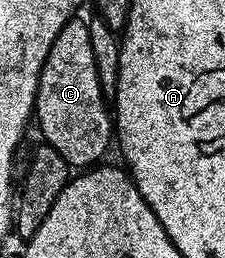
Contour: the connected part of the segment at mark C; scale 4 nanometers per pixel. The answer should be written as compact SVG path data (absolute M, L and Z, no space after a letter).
M74 17L59 29L59 35L51 45L51 51L47 53L47 61L41 70L39 85L37 86L37 106L35 108L35 123L41 126L41 135L48 146L56 149L70 168L89 169L100 164L109 147L109 139L114 138L115 123L111 118L111 107L107 102L107 96L100 85L99 73L96 71L95 56L91 51L91 38L89 24L81 17Z

